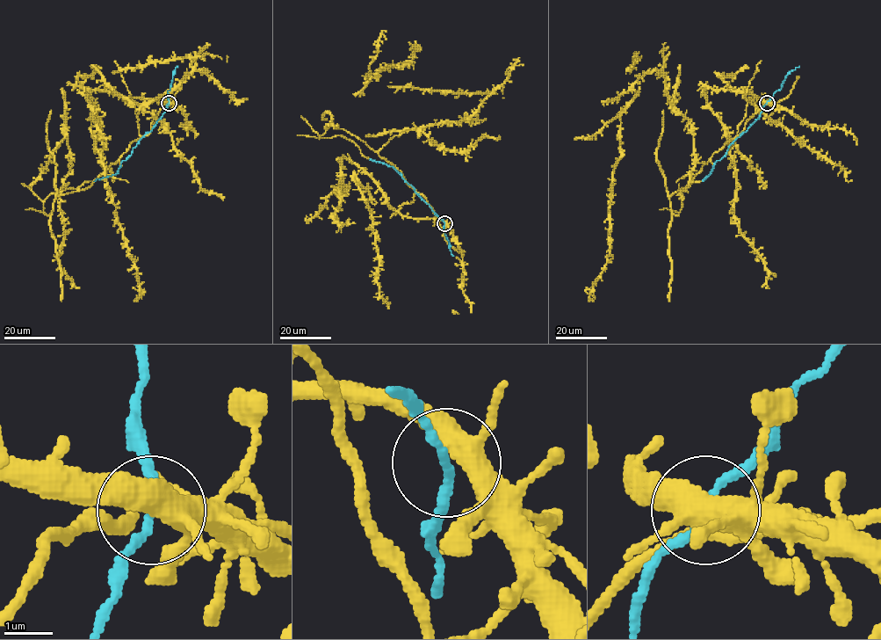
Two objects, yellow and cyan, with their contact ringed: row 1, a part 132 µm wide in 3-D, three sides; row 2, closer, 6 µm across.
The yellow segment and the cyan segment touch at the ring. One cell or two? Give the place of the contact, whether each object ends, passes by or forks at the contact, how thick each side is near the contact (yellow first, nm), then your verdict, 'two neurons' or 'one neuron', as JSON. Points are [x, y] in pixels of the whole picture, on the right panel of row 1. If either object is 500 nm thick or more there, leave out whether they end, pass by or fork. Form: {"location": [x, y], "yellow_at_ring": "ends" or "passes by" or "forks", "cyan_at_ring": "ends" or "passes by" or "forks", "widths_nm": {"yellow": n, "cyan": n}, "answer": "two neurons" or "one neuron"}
{"location": [767, 103], "yellow_at_ring": "forks", "cyan_at_ring": "passes by", "widths_nm": {"yellow": 440, "cyan": 150}, "answer": "one neuron"}

